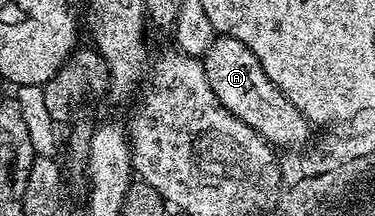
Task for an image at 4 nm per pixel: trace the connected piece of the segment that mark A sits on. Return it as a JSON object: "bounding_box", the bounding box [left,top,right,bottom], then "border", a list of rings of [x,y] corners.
{"bounding_box":[201,35,309,149],"border":[[[219,35],[201,56],[205,77],[209,77],[211,94],[215,103],[225,105],[233,117],[245,121],[275,149],[299,149],[307,139],[309,124],[297,105],[283,95],[282,89],[265,73],[261,61],[241,41],[228,35]]]}

